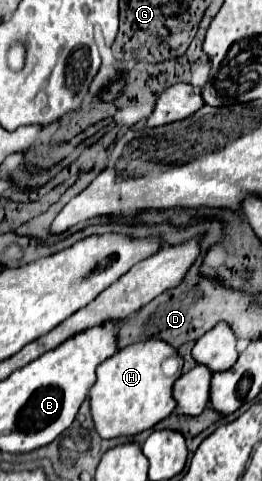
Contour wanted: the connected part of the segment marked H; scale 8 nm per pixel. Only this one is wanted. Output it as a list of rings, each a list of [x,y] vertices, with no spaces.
[[[147,339],[135,345],[127,345],[127,349],[119,349],[97,367],[97,381],[89,391],[89,399],[95,429],[103,439],[137,435],[145,429],[151,429],[175,409],[173,383],[179,379],[181,369],[175,375],[167,375],[163,371],[161,363],[169,355],[177,355],[177,349],[165,341]]]

